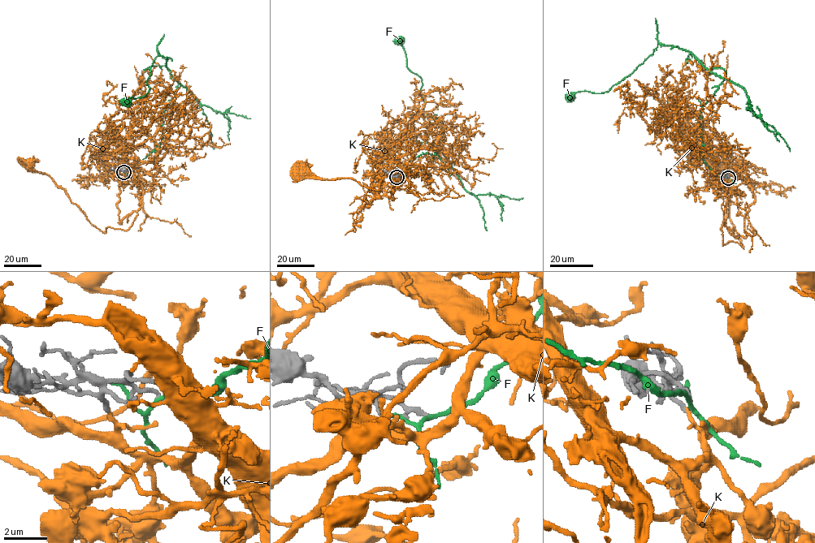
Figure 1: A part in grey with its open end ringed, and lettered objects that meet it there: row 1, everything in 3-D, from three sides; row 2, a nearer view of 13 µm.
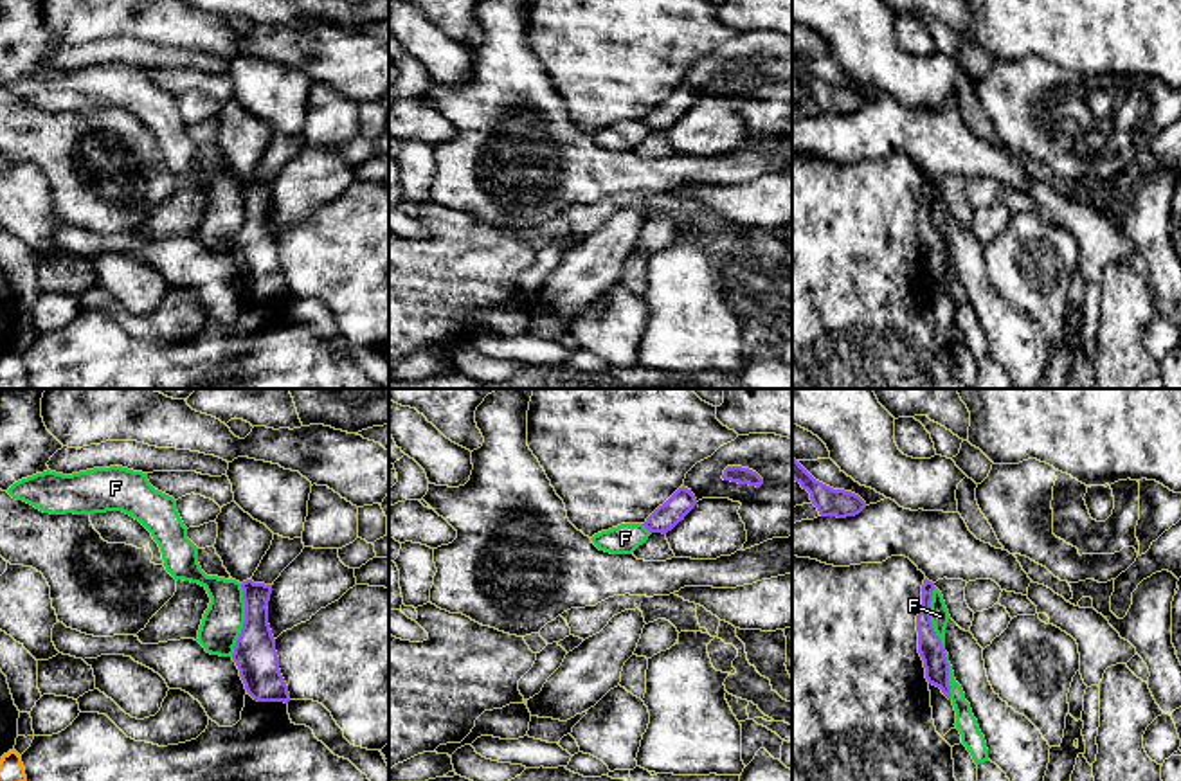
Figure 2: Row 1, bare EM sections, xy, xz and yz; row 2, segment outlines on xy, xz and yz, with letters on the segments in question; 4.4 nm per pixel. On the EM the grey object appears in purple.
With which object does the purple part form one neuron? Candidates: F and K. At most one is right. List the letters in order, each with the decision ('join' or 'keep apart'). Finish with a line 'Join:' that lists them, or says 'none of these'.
F: keep apart
K: join
Join: K

